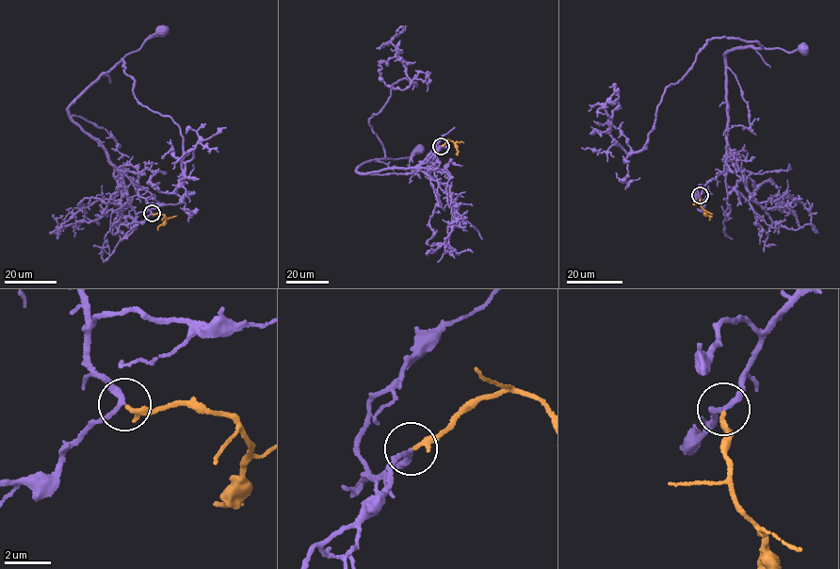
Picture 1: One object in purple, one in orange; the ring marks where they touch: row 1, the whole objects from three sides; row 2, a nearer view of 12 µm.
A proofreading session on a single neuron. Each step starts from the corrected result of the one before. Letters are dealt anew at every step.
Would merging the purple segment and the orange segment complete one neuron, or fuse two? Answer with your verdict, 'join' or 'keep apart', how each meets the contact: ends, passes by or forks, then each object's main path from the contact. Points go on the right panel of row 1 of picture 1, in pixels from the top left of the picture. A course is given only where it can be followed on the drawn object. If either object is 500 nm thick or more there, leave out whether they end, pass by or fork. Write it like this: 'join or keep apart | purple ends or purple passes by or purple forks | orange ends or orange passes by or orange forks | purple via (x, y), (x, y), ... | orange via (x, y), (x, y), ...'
join | purple passes by | orange ends | purple via (700, 195), (708, 181), (723, 170), (728, 118), (724, 56), (751, 47), (778, 48), (788, 52), (803, 50) | orange via (700, 195), (701, 206), (710, 216), (709, 219)

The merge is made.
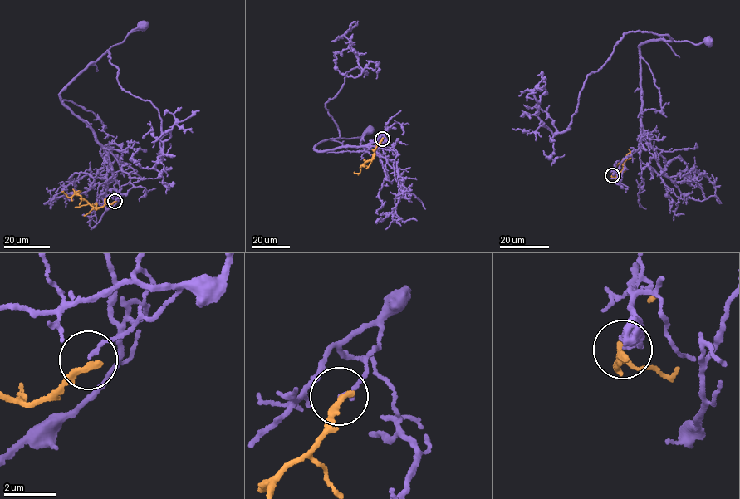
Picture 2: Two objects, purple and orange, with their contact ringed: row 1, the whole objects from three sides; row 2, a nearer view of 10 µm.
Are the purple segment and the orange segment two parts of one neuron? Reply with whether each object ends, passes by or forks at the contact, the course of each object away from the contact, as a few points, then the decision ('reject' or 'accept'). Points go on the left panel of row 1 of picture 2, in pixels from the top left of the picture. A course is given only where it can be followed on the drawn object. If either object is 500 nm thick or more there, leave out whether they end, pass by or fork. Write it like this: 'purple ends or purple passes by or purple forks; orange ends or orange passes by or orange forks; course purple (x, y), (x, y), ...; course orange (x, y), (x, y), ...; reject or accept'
purple ends; orange ends; course purple (115, 201), (133, 186), (128, 173), (98, 141), (93, 129), (64, 104), (60, 92), (110, 46), (144, 26); course orange (115, 201), (95, 207), (79, 195), (71, 198), (63, 192); reject

